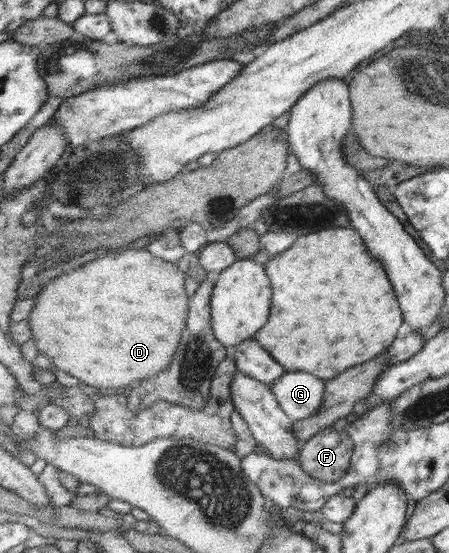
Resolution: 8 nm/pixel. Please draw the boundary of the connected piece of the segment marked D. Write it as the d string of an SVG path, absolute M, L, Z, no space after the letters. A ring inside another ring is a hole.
M145 248L123 250L120 253L111 252L100 258L95 258L72 272L67 272L62 276L53 278L35 295L36 302L27 320L32 331L32 338L36 342L37 350L39 353L47 355L59 371L76 378L81 382L81 385L88 384L100 391L106 389L121 391L125 387L135 387L136 385L133 381L155 377L165 367L169 367L175 351L179 351L179 347L181 347L183 330L187 329L187 318L189 317L190 307L190 297L187 295L187 289L185 289L185 281L187 280L188 276L179 269L177 264L165 261Z

